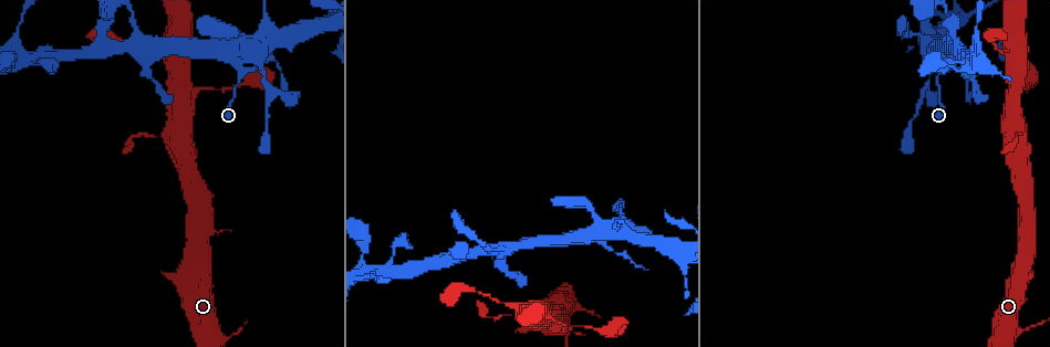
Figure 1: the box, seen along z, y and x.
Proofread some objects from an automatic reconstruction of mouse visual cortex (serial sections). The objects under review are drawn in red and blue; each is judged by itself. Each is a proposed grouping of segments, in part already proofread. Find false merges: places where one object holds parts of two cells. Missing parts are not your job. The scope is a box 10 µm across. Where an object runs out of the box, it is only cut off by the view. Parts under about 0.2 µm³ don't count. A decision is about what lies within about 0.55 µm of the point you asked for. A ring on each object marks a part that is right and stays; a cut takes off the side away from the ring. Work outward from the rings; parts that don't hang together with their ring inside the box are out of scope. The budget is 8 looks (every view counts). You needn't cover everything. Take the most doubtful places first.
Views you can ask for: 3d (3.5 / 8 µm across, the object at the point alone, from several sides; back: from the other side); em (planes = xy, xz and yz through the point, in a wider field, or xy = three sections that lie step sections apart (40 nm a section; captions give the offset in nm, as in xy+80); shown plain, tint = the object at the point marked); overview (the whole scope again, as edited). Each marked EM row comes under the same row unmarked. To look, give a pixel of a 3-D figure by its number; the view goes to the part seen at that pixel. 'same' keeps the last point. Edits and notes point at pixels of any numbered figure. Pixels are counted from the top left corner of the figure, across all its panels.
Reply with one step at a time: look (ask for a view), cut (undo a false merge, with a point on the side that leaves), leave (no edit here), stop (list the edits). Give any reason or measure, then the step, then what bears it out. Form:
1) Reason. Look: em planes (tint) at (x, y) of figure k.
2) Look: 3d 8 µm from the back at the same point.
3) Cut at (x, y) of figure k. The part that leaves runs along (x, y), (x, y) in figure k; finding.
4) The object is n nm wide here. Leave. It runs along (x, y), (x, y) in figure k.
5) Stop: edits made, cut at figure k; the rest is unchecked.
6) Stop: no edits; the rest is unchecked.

Abrupt turn. Look: 3d 3.5 µm at (240, 58) of figure 1.

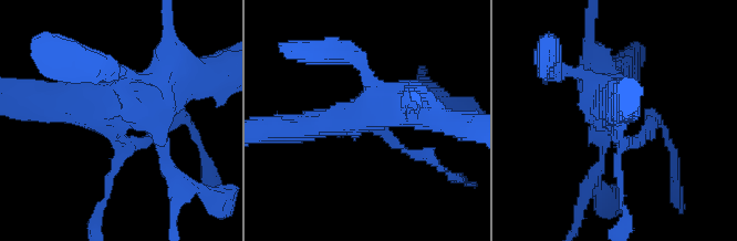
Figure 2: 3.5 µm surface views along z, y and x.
Look: em xy step 3 (tint) at (120, 119) of figure 2.

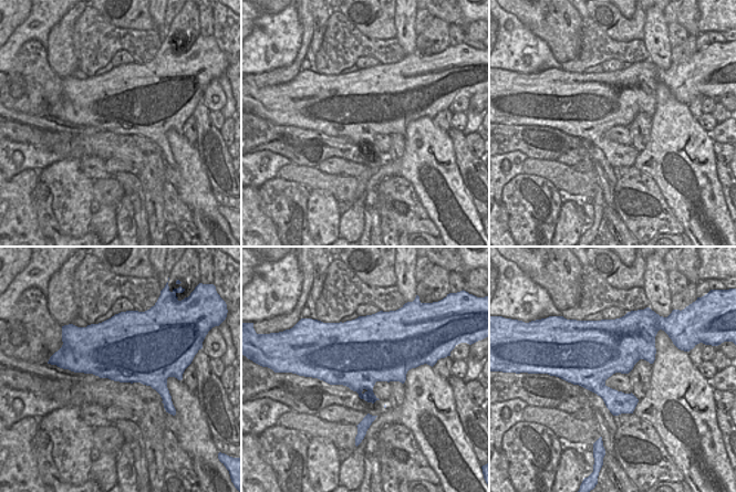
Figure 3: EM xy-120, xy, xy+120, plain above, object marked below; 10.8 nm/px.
Leave. It runs along (107, 188), (118, 121), (47, 106) in figure 2; continuous, no second cell.

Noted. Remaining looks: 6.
Sudden change in width. Look: 3d 3.5 µm at (134, 46) of figure 1.

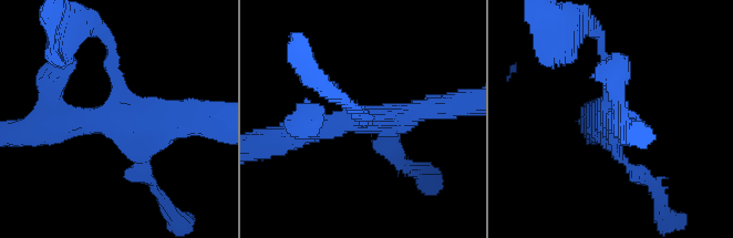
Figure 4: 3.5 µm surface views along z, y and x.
Now the EM. Look: em xy step 3 (tint) at (116, 119) of figure 4.

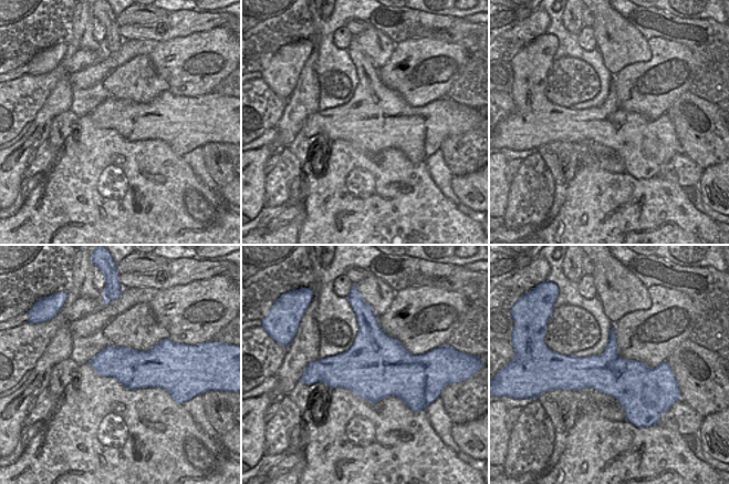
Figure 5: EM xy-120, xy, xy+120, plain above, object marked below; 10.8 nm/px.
The object is 700 nm wide here. Leave. It runs along (439, 106), (296, 135) in figure 4; all the same cell.

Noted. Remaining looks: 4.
Four-way junction. Look: 3d 8 µm at (970, 66) of figure 1.

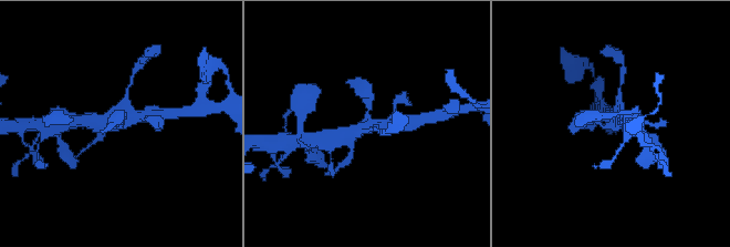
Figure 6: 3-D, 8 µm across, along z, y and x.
Now the EM. Look: em xy step 3 (tint) at the same point.

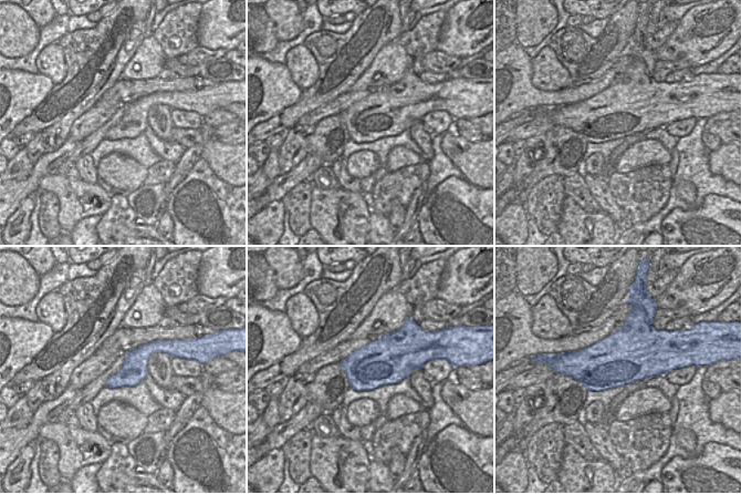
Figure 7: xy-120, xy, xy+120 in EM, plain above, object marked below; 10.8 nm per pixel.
Leave. It runs along (165, 350), (150, 348), (108, 383) in figure 7; all the same cell.

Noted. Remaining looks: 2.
Branch point. Look: 3d 8 µm at (1011, 51) of figure 1.

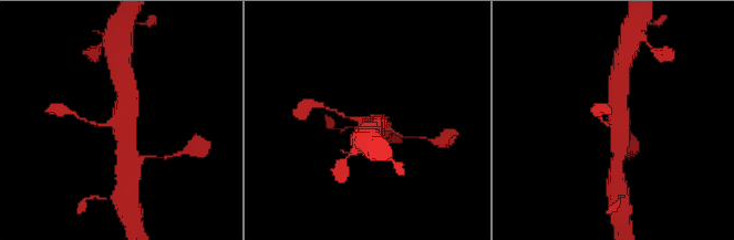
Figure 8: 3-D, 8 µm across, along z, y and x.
Look: em xy step 5 (tint) at the same point.

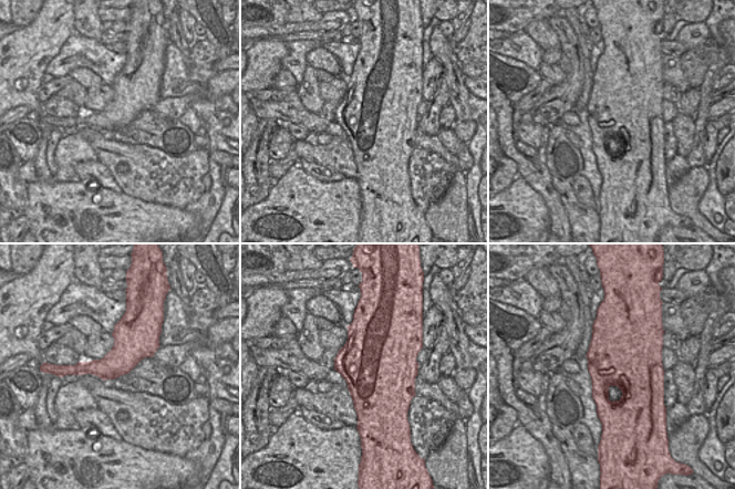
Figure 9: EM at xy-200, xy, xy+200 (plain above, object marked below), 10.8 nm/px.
Leave. Continuous, no second cell.

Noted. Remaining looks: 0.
Stop: no edits; the rest is unchecked.

